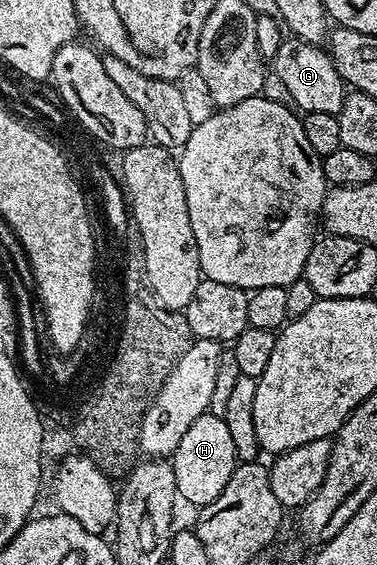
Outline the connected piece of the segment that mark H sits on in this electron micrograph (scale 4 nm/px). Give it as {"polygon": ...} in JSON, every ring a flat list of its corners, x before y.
{"polygon":[[210,412,197,416,197,420,189,424,189,432,181,436,181,444,177,444,169,461,175,477,175,492,182,501,184,498,196,508,202,508,217,500,217,496,225,492,225,484,229,484,229,476,233,476,237,465,233,440,229,437,225,420]]}

